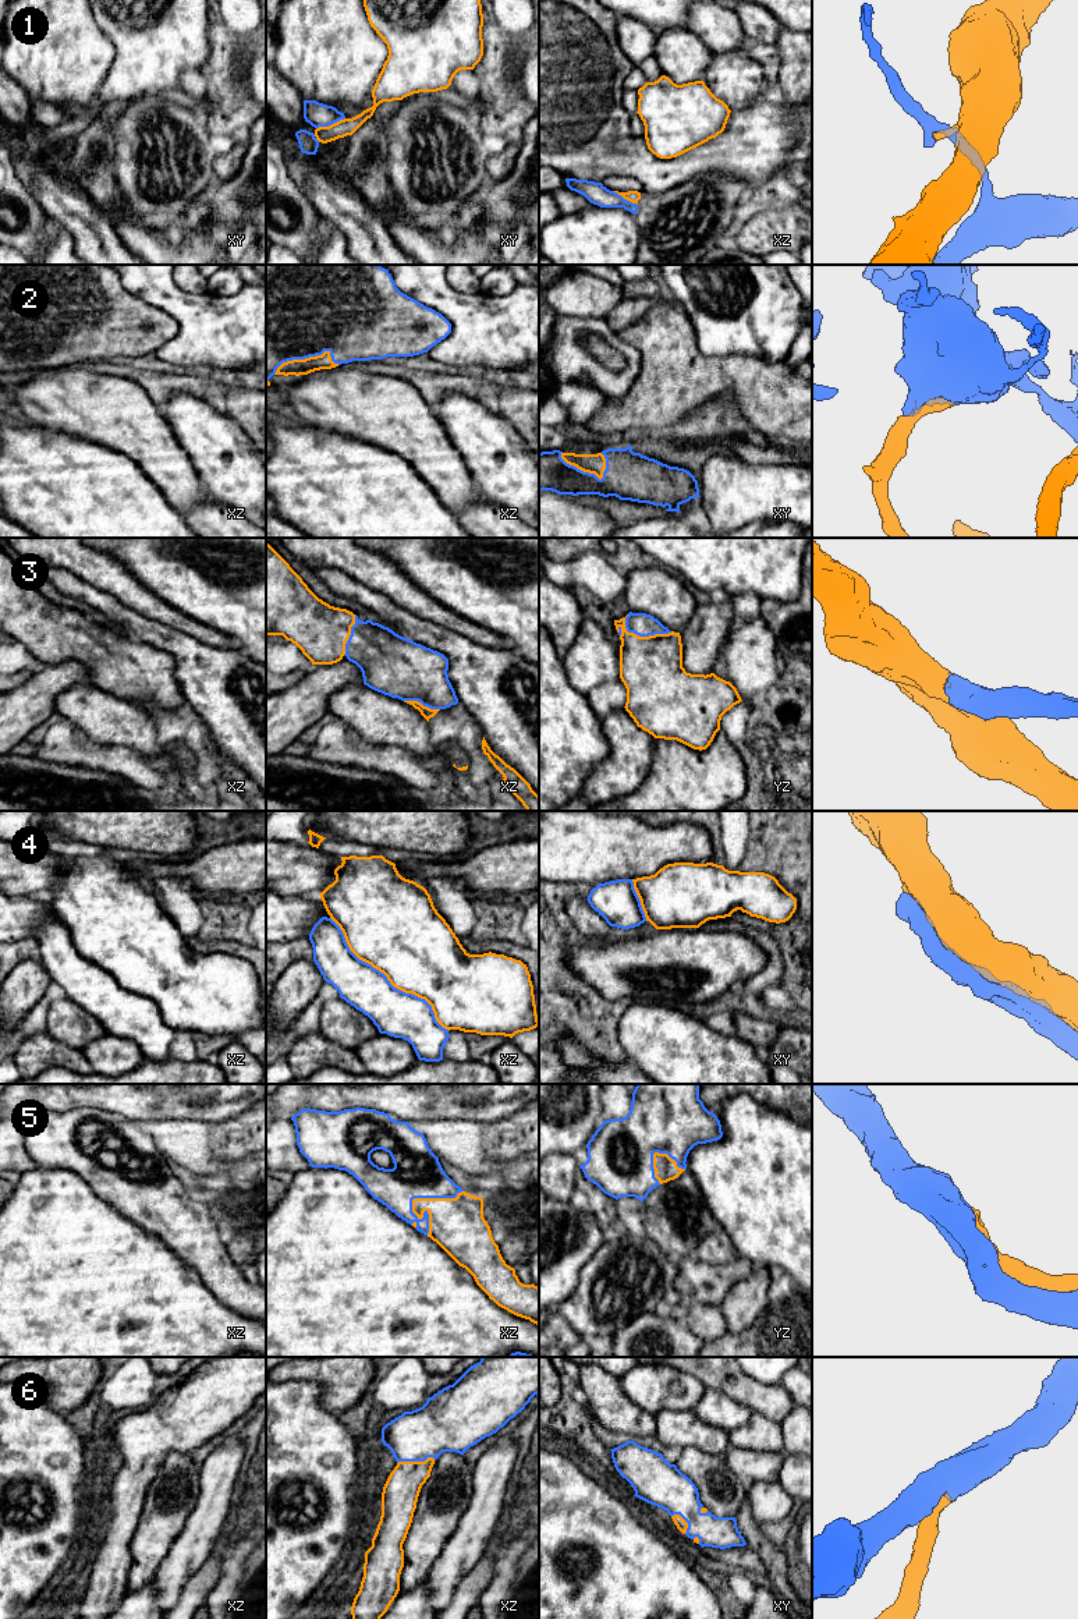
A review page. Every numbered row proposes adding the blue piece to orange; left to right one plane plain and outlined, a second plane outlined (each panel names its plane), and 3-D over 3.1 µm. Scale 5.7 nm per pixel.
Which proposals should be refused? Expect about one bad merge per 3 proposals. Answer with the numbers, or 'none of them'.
1

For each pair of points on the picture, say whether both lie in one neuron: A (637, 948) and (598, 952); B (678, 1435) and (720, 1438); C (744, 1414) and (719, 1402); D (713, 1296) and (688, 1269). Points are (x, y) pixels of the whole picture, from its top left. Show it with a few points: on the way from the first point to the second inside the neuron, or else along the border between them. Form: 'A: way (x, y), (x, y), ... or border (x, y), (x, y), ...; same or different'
A: way (627, 952), (607, 952); same
B: way (688, 1435), (711, 1438); same
C: way (738, 1414), (731, 1414), (724, 1407); same
D: way (708, 1289), (695, 1276); same

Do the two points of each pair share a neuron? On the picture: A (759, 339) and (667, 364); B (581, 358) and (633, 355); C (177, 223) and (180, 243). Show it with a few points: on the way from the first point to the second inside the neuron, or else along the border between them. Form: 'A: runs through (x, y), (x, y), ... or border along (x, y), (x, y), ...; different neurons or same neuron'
A: border along (691, 323), (697, 347), (704, 354), (737, 354); different neurons
B: runs through (596, 372), (600, 376), (620, 376), (626, 371); same neuron
C: border along (188, 227), (170, 233); different neurons

